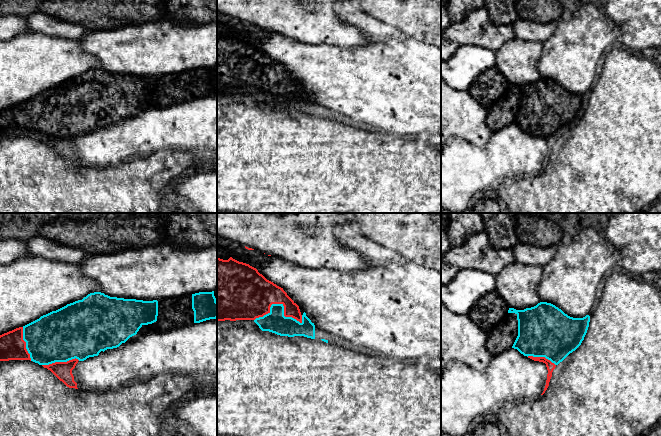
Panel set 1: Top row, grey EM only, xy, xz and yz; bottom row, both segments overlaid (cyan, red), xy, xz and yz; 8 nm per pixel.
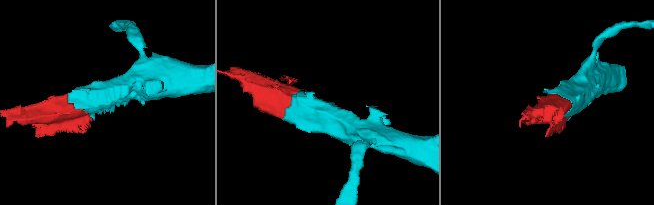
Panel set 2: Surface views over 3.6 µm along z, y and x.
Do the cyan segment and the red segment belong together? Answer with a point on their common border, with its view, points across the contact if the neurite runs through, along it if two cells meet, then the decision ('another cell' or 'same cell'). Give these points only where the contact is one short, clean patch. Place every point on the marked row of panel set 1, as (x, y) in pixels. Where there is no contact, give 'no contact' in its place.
xz (282, 305) | same cell

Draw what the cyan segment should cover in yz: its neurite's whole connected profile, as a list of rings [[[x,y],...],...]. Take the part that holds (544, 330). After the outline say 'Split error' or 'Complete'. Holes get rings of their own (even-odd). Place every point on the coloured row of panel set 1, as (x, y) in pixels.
[[[547,302],[524,310],[509,308],[508,313],[515,313],[518,320],[518,336],[512,348],[534,361],[546,364],[548,374],[543,395],[555,367],[584,340],[590,316],[573,318]]]. Split error

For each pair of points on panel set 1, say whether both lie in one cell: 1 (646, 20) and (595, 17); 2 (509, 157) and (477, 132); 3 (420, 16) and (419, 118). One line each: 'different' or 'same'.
1: different
2: different
3: different

